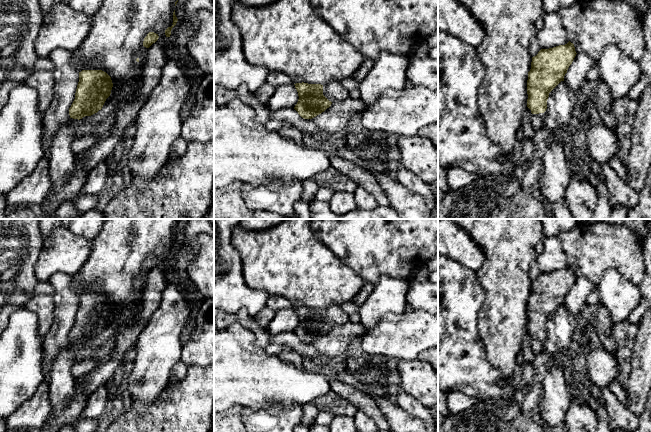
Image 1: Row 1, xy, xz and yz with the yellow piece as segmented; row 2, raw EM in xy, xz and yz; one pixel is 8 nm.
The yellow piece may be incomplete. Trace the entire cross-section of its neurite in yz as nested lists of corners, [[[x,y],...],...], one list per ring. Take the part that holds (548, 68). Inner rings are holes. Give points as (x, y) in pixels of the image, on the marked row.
[[[570,41],[549,49],[541,49],[532,57],[527,80],[527,107],[531,110],[531,125],[534,131],[543,126],[549,93],[561,82],[572,64],[576,51]]]

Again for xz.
[[[331,81],[326,85],[296,83],[298,102],[294,109],[304,119],[312,119],[324,112],[334,102],[349,98],[348,91],[340,82]]]

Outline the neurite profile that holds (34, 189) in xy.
[[[43,156],[35,170],[5,194],[7,209],[29,207],[32,204],[41,206],[50,189],[49,158]]]

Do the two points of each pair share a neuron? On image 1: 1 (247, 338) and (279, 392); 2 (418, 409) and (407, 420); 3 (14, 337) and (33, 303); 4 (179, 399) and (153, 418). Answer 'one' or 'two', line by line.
1: one
2: two
3: two
4: one

